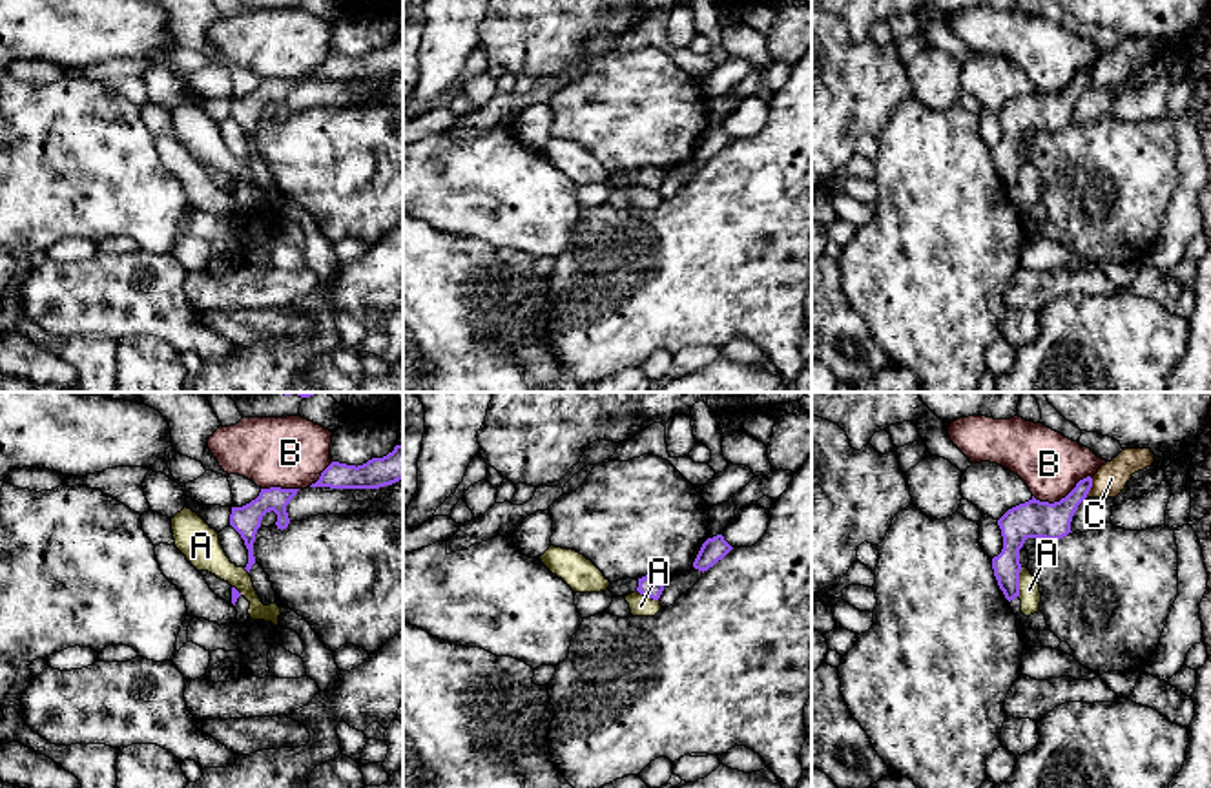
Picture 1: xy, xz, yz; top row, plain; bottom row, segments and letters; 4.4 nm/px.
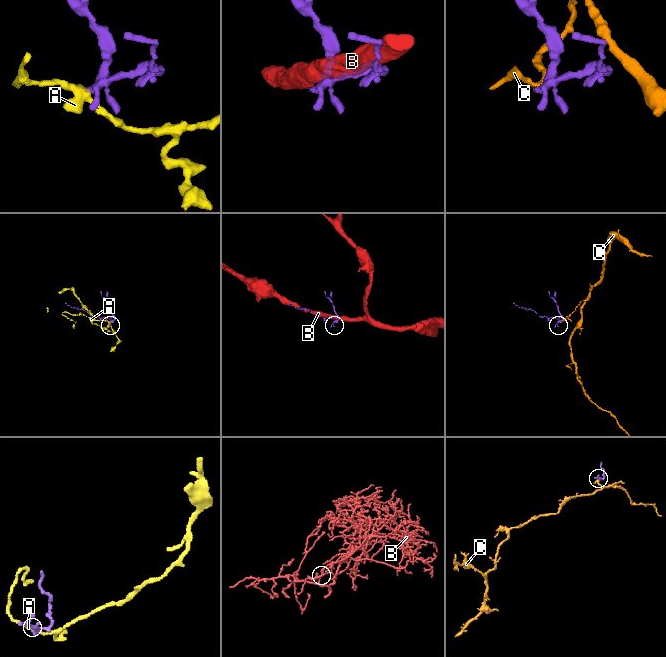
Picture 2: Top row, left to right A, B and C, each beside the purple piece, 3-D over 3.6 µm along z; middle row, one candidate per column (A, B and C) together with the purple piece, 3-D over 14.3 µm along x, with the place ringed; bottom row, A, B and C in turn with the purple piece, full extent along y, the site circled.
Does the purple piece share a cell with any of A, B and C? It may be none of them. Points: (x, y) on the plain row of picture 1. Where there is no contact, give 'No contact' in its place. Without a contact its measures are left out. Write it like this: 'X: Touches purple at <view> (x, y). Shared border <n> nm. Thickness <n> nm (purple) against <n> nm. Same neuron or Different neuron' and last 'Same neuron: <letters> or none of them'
A: Touches purple at yz (1018, 174). Shared border 130 nm. Thickness 150 nm (purple) against 100 nm. Different neuron
B: Touches purple at yz (1062, 90). Shared border 280 nm. Thickness 170 nm (purple) against 280 nm. Different neuron
C: Touches purple at yz (1089, 81). Shared border 100 nm. Thickness 160 nm (purple) against 140 nm. Different neuron
Same neuron: none of them

